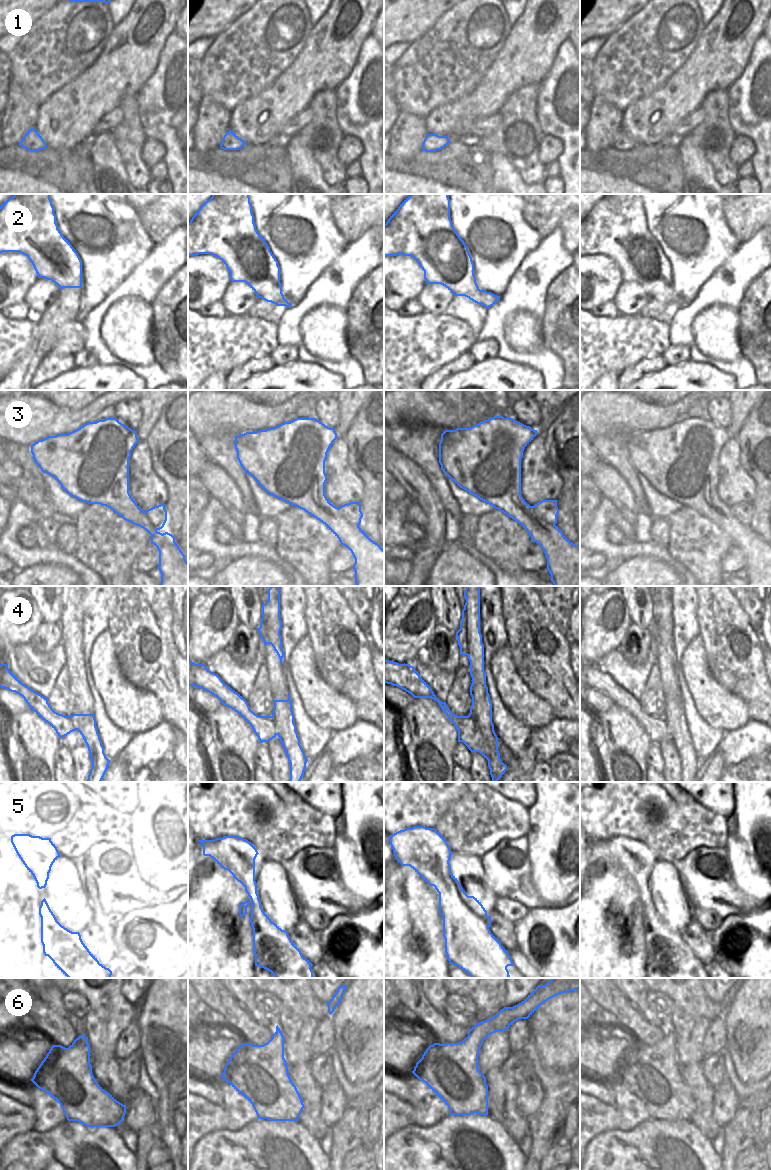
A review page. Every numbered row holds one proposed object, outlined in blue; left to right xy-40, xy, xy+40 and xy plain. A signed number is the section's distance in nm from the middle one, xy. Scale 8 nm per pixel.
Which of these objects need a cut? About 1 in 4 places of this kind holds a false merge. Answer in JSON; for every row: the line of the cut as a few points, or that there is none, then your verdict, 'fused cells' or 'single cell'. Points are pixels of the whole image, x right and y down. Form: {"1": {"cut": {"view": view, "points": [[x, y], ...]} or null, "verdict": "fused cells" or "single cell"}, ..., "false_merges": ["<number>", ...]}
{"1": {"cut": null, "verdict": "single cell"}, "2": {"cut": null, "verdict": "single cell"}, "3": {"cut": {"view": "xy+40", "points": [[532, 506], [538, 515], [554, 524]]}, "verdict": "fused cells"}, "4": {"cut": {"view": "xy+40", "points": [[468, 715], [475, 721], [489, 747], [488, 760]]}, "verdict": "fused cells"}, "5": {"cut": null, "verdict": "single cell"}, "6": {"cut": null, "verdict": "single cell"}, "false_merges": ["3", "4"]}

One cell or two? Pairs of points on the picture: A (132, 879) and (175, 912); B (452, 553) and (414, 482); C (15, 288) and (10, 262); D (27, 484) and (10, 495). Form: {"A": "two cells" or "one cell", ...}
{"A": "two cells", "B": "two cells", "C": "one cell", "D": "two cells"}

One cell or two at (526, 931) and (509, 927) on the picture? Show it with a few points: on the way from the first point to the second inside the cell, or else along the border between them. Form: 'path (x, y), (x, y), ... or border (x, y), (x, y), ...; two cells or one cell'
border (514, 924), (514, 942), (517, 947); two cells

